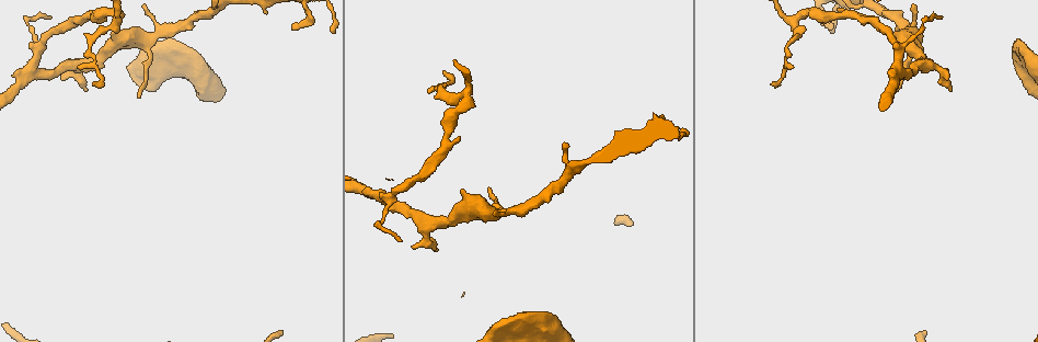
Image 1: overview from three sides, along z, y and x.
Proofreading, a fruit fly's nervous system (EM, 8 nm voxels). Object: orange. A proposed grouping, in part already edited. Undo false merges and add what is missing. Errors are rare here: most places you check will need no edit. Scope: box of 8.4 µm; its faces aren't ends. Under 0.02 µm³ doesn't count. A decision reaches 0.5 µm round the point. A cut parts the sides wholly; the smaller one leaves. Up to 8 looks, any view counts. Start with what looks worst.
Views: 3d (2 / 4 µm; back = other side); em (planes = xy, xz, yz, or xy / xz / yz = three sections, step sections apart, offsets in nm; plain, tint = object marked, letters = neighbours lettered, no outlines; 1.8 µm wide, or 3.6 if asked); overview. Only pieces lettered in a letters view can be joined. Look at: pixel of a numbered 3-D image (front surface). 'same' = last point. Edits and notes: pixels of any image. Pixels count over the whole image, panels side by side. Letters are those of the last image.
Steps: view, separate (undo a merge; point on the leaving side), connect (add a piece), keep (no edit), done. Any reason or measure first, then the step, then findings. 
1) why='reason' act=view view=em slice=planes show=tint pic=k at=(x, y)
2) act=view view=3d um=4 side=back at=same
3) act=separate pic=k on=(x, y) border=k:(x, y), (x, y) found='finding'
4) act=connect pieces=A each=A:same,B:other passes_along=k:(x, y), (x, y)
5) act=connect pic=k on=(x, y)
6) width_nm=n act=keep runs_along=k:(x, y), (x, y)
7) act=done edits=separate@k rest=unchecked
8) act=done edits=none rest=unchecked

why='tapers out' act=view view=em slice=planes show=letters pic=1 at=(50, 16)

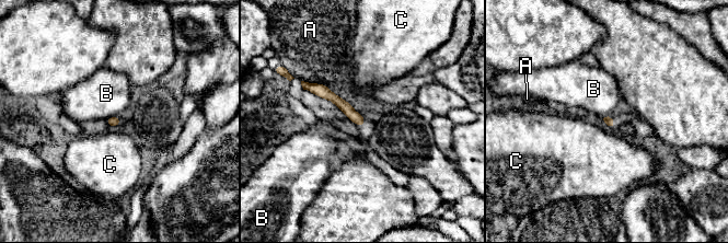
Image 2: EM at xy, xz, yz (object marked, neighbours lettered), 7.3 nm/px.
longest_contact=A:200nm act=keep each=A:other,B:other,C:other found='none of them fits'

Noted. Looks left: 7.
why='branch stops here' act=view view=em slice=planes show=letters pic=1 at=(87, 91)

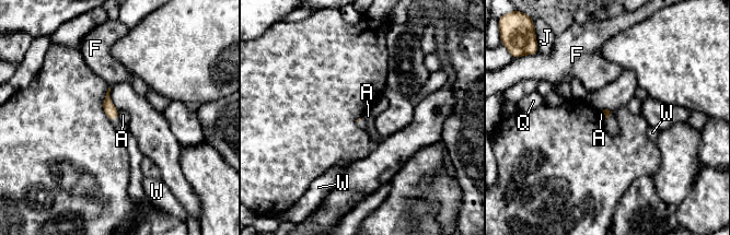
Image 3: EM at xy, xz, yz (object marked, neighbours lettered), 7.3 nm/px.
act=connect pieces=W each=A:other,F:other,J:other,Q:other,W:same passes_along=3:(109, 109), (115, 118), (122, 128) found='the neuron continues'

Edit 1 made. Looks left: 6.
why='stops while still wide' act=view view=em slice=planes show=letters pic=1 at=(550, 316)

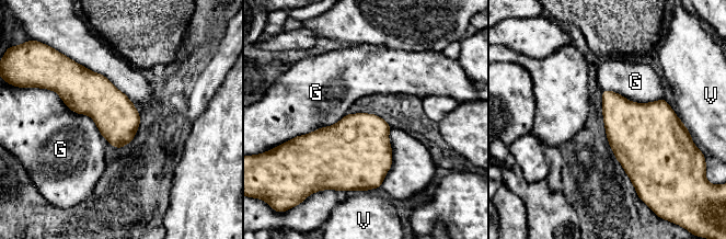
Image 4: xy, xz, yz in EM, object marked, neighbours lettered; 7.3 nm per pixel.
longest_contact=G:500nm act=keep each=G:other,V:other border=4:(52, 89), (102, 136) found='none of them fits'

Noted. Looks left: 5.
why='tapers out' act=view view=em slice=planes show=plain pic=1 at=(828, 29)

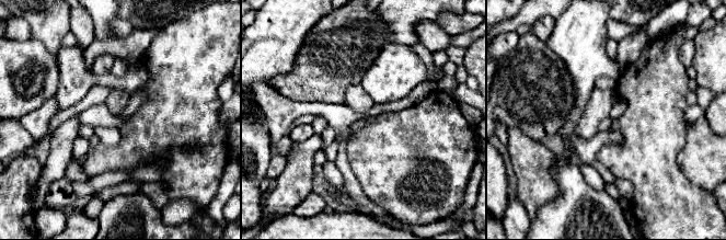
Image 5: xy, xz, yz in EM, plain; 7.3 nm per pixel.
why='where the object lies' act=view view=em slice=planes show=tint at=same

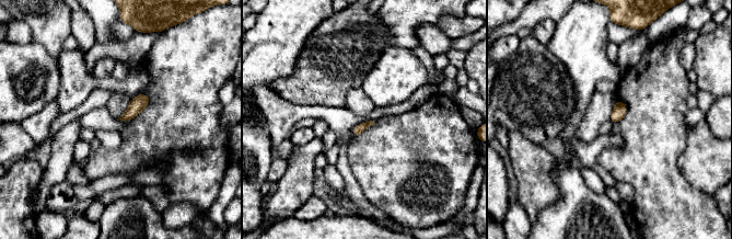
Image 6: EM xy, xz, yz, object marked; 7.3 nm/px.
why='see the neighbours' act=view view=em slice=planes show=letters at=same

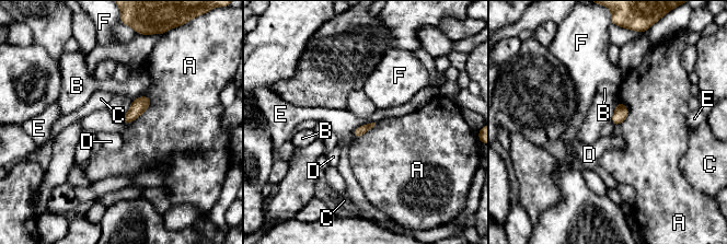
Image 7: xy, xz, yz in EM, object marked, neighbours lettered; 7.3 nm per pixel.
act=keep each=A:other,B:other,C:other,D:other,E:other,F:other border=7:(374, 122), (360, 125), (353, 137) found='no lettered piece goes on from it'

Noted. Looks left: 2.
act=done edits=connect@3 rest=unchecked

